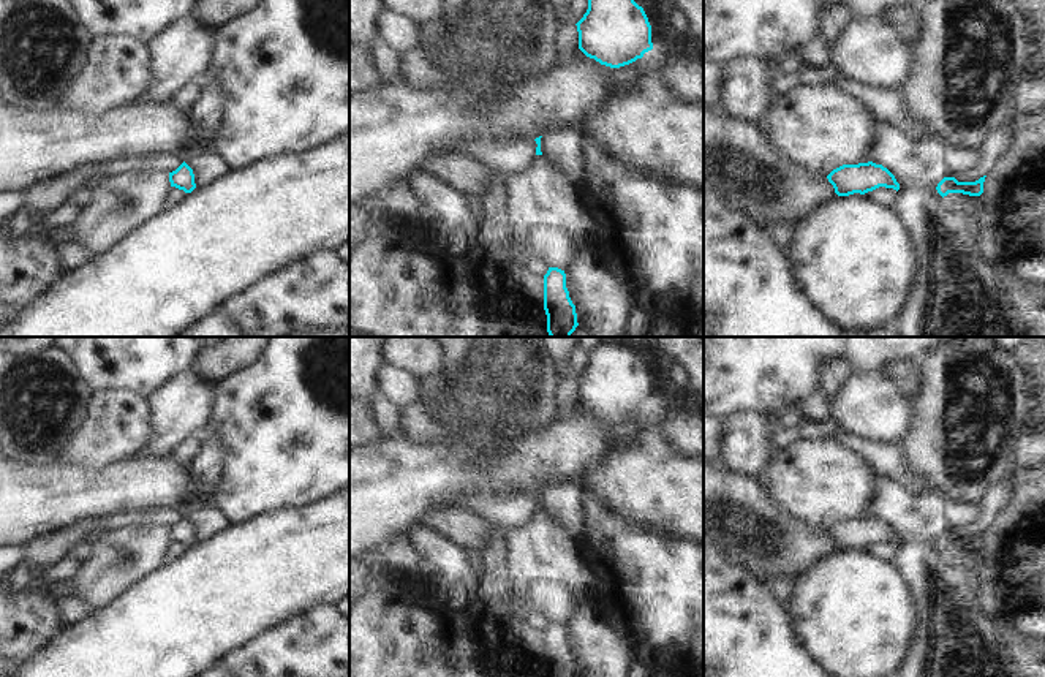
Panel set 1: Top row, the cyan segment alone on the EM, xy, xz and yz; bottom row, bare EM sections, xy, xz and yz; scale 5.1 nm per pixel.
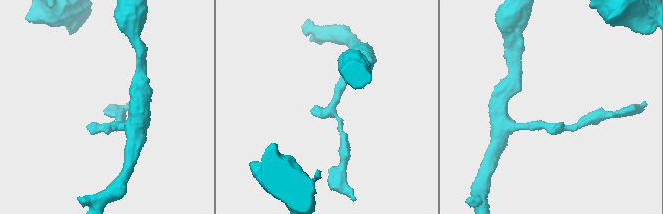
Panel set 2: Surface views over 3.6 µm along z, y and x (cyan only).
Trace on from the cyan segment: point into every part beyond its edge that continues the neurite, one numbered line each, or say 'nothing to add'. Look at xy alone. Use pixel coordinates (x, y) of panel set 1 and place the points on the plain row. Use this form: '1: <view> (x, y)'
nothing to add

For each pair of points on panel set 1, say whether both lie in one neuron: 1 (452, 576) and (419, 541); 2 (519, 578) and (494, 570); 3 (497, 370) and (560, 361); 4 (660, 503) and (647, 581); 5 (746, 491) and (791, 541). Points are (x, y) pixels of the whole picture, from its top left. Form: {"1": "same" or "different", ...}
{"1": "same", "2": "different", "3": "different", "4": "different", "5": "same"}

